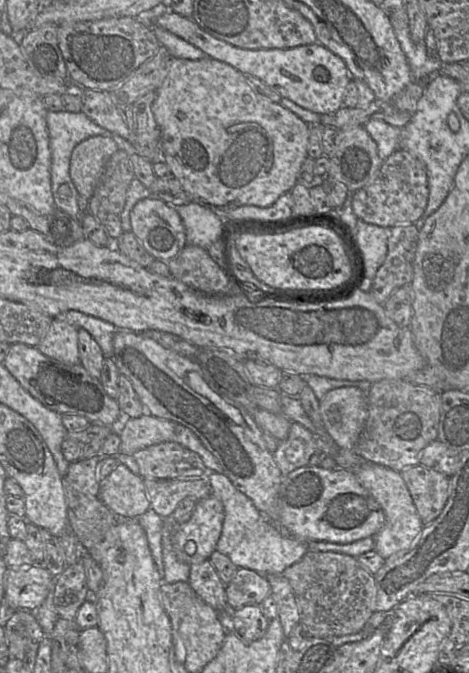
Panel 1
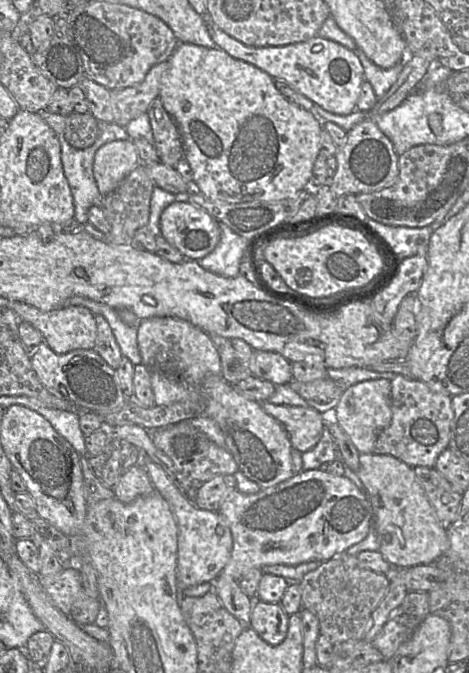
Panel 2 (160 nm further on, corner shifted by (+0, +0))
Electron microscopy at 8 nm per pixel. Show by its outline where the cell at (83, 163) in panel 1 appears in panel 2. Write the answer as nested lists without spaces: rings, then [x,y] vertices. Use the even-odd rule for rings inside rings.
[[[116,140],[102,145],[93,164],[99,193],[106,195],[114,190],[139,164],[141,161],[133,140]]]

